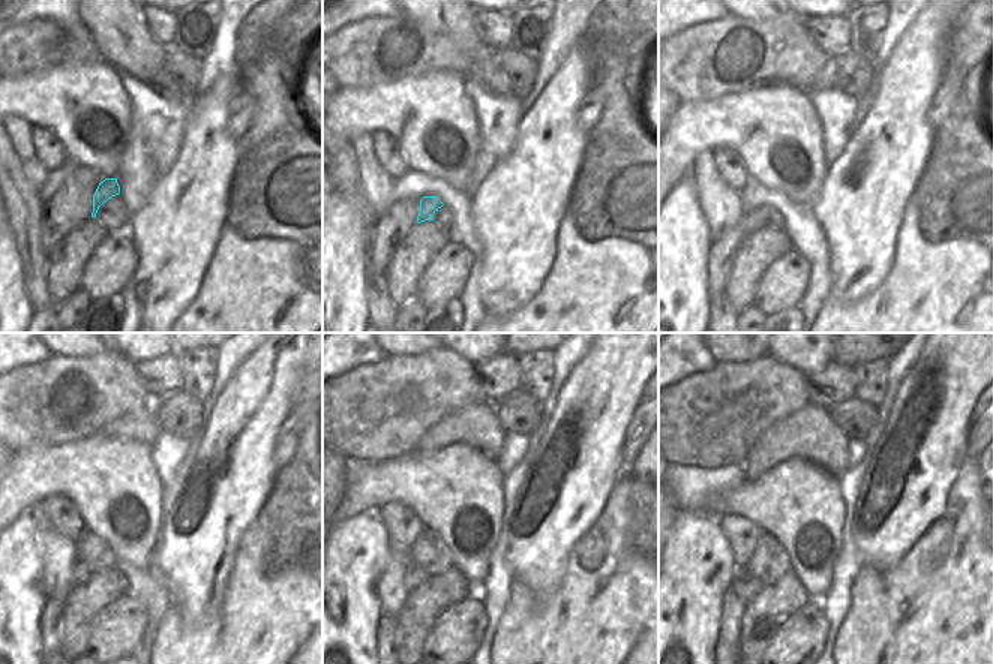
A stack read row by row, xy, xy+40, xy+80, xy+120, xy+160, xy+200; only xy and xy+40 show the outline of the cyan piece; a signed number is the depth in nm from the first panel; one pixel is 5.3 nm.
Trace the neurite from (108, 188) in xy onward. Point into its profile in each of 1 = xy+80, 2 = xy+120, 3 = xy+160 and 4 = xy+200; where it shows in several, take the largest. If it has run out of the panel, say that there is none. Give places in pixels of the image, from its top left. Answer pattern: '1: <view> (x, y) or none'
1: xy+80 (752, 221)
2: xy+120 (80, 571)
3: xy+160 (414, 576)
4: xy+200 (744, 585)

